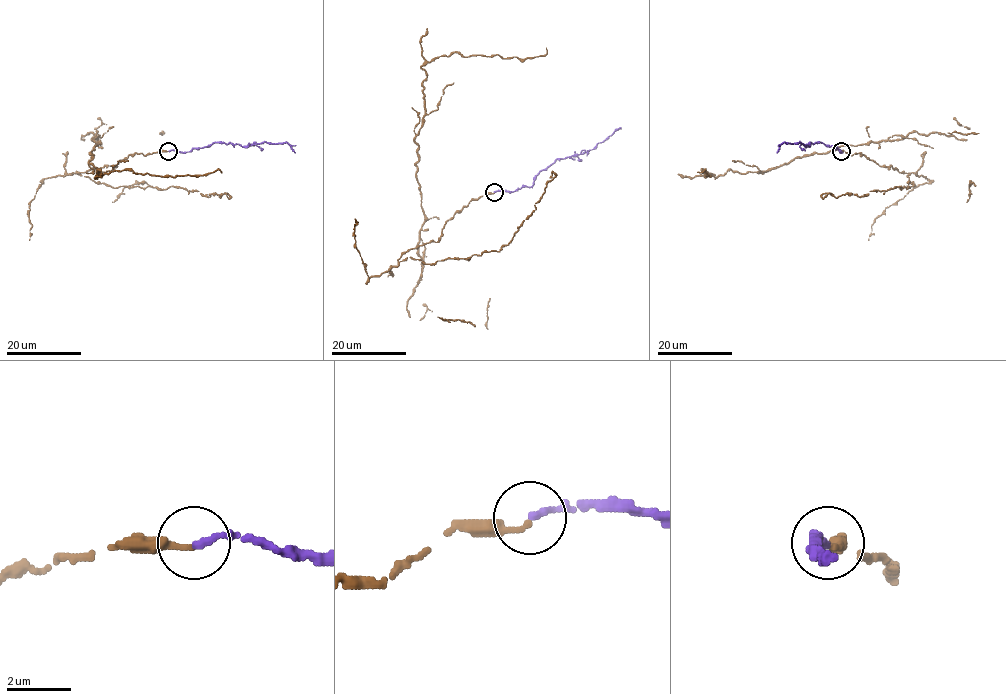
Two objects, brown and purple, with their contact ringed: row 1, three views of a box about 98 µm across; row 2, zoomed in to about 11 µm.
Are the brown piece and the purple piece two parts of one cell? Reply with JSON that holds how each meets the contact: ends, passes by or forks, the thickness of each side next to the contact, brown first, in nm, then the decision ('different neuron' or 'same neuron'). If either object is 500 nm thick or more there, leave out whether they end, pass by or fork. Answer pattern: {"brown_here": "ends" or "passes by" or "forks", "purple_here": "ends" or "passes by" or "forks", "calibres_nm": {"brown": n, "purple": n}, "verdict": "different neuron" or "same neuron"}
{"brown_here": "ends", "purple_here": "ends", "calibres_nm": {"brown": 180, "purple": 240}, "verdict": "same neuron"}

